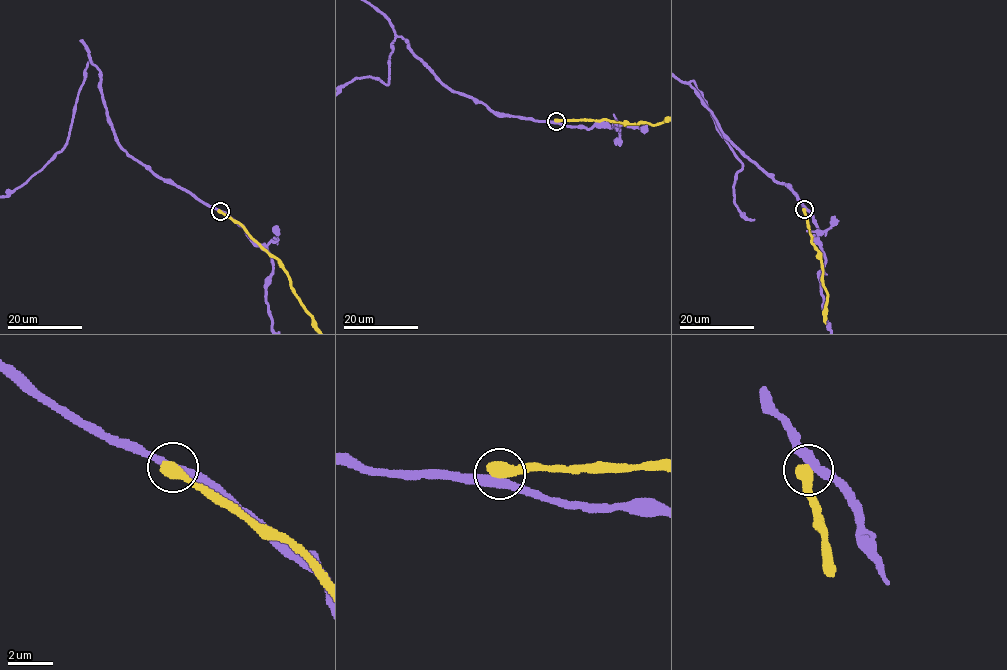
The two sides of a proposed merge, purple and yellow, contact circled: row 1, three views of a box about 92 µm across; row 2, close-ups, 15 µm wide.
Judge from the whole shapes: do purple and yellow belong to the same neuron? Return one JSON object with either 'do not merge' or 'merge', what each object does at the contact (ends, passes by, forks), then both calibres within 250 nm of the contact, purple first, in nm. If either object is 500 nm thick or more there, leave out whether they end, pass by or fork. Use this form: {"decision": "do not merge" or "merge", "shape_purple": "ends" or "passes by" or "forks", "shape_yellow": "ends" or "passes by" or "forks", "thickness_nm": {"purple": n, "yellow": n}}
{"decision": "do not merge", "thickness_nm": {"purple": 360, "yellow": 600}}

